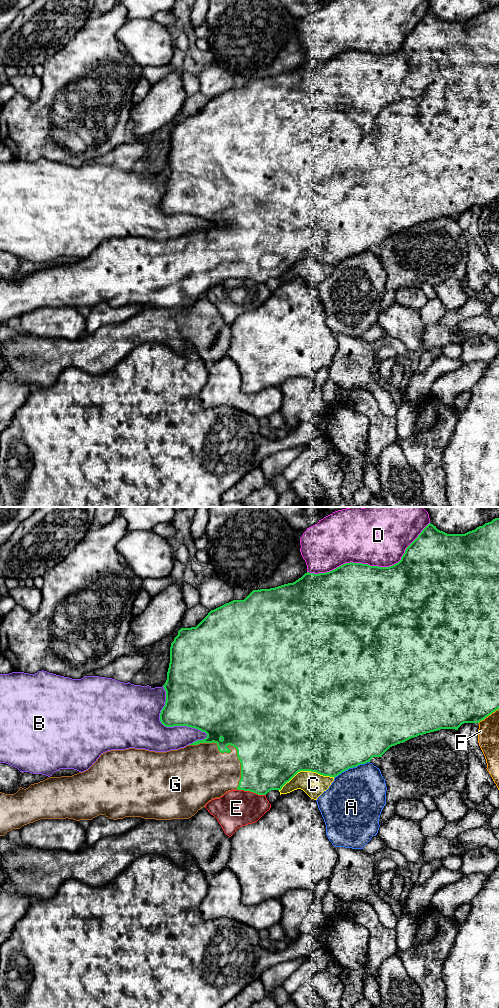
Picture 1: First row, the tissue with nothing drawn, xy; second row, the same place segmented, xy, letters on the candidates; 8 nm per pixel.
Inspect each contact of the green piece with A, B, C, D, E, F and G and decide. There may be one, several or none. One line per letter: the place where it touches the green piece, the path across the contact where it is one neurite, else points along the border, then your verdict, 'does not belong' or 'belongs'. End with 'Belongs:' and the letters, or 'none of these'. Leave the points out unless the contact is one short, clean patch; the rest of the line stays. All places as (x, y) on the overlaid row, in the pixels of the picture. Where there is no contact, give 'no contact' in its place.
A: xy (351, 767) | does not belong
B: xy (168, 726) | does not belong
C: xy (306, 770) | does not belong
D: xy (372, 566) | does not belong
E: xy (251, 791) | does not belong
F: xy (488, 715) | does not belong
G: xy (227, 745) | belongs
Belongs: G

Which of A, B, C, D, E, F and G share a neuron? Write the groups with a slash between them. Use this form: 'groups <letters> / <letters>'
groups A / B / C / D / E / F / G

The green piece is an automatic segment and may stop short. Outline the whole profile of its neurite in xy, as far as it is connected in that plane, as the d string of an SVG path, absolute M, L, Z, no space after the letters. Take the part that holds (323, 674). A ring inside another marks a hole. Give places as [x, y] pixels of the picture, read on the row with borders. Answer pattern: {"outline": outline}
{"outline": "M499 518L477 527L475 530L465 534L447 534L440 531L433 524L429 523L418 537L406 548L401 560L389 567L370 566L362 563L345 563L336 569L326 573L305 573L301 578L293 583L284 584L270 589L253 590L244 600L233 600L214 610L196 626L191 628L181 628L178 635L174 638L170 647L170 663L167 672L167 680L163 685L166 691L165 706L160 713L160 721L166 727L187 726L198 729L207 734L203 740L197 740L192 744L178 750L167 752L155 752L145 749L129 748L125 750L111 750L100 755L95 763L86 771L79 772L72 776L49 777L38 783L31 784L28 788L22 787L14 794L5 794L0 792L0 836L4 836L13 829L20 829L22 826L41 819L73 819L92 820L99 815L105 815L109 819L117 820L125 817L141 817L144 819L171 820L171 819L189 819L194 816L201 808L215 798L220 798L226 792L231 790L244 790L266 795L271 790L281 790L300 771L316 772L323 776L336 777L349 768L357 767L360 764L370 762L373 757L382 757L382 755L392 746L403 743L411 738L426 733L438 731L440 729L455 729L464 723L479 723L493 712L499 709Z"}

